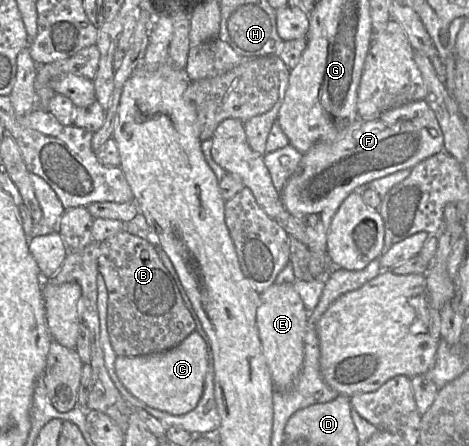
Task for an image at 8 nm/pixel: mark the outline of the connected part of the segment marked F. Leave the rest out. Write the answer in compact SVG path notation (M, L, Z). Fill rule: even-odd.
M422 99L390 109L374 120L359 118L334 141L318 141L302 154L298 170L287 180L280 192L280 199L286 211L303 223L308 238L307 248L310 252L308 272L312 279L325 278L330 273L327 253L328 229L337 209L351 192L375 179L399 170L412 169L421 161L443 149L443 133L436 115Z

